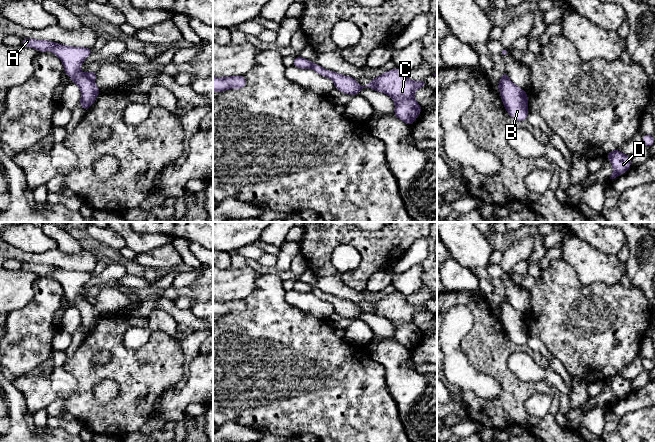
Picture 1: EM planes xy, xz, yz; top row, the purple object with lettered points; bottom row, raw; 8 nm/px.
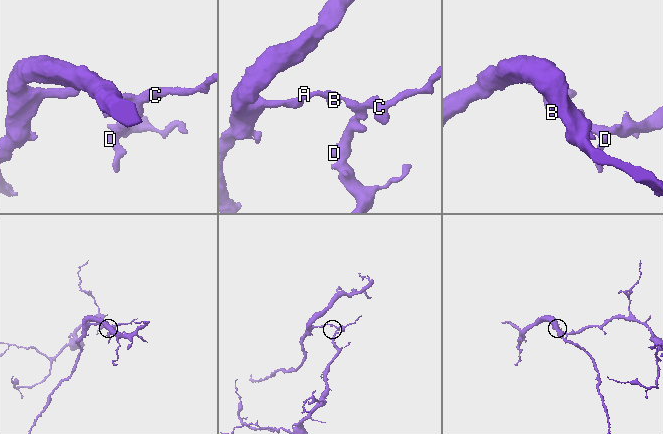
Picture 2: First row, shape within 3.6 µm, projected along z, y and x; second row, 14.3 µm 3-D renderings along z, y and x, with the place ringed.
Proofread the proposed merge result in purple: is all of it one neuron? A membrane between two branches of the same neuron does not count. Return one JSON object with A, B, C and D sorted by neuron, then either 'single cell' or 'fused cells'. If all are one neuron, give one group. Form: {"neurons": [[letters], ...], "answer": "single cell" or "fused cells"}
{"neurons": [["A", "B"], ["C", "D"]], "answer": "fused cells"}

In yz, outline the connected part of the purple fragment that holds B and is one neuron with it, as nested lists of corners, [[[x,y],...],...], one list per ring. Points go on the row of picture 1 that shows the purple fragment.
[[[502,77],[498,89],[508,114],[516,121],[527,120],[527,92],[516,86],[509,78]]]

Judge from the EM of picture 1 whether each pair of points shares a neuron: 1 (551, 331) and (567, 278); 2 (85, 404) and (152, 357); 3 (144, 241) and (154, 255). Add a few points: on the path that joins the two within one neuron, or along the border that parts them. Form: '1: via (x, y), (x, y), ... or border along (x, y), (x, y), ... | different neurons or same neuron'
1: via (558, 318), (558, 291) | same neuron
2: via (89, 383), (118, 357), (131, 357) | same neuron
3: border along (171, 242), (137, 254) | different neurons

